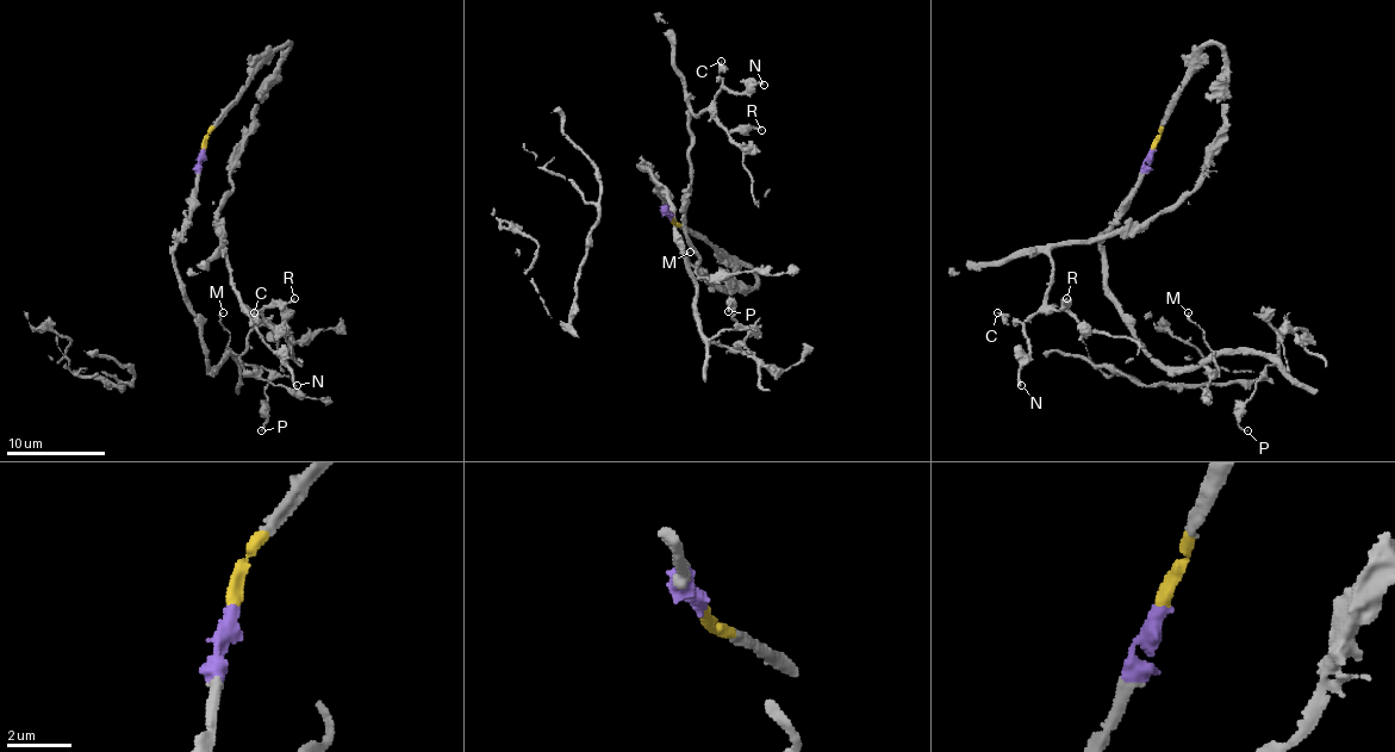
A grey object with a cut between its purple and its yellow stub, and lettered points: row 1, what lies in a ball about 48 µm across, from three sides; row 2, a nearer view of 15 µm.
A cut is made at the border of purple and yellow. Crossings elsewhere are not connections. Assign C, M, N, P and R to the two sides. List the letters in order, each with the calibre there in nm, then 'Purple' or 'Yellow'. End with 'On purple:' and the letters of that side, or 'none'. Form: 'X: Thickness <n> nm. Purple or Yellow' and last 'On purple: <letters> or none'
C: Thickness 360 nm. Yellow
M: Thickness 130 nm. Purple
N: Thickness 220 nm. Yellow
P: Thickness 120 nm. Purple
R: Thickness 120 nm. Yellow
On purple: M, P

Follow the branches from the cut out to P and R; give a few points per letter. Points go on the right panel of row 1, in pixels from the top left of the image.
P: (1154, 149), (1102, 237), (1104, 287), (1132, 336), (1166, 366), (1265, 354), (1275, 364), (1238, 423), (1249, 430)
R: (1154, 149), (1176, 87), (1216, 45), (1224, 129), (1201, 181), (1141, 223), (1051, 250), (1048, 304), (1065, 297)

